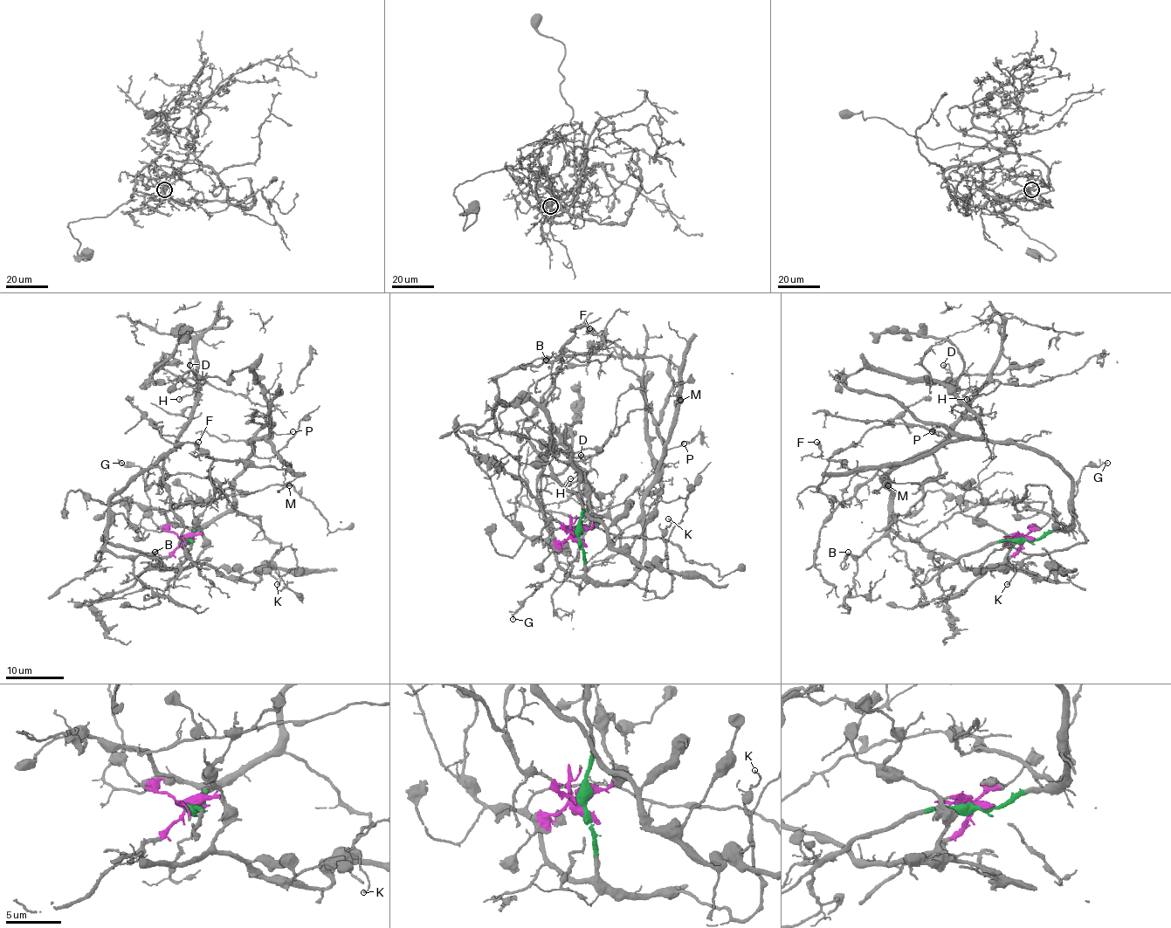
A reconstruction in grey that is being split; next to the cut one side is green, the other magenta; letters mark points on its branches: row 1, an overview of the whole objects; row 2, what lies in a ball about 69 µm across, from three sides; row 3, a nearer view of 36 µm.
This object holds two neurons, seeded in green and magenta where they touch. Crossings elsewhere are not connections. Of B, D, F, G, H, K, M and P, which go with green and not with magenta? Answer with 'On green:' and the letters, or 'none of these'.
On green: F, G, K, M, P

